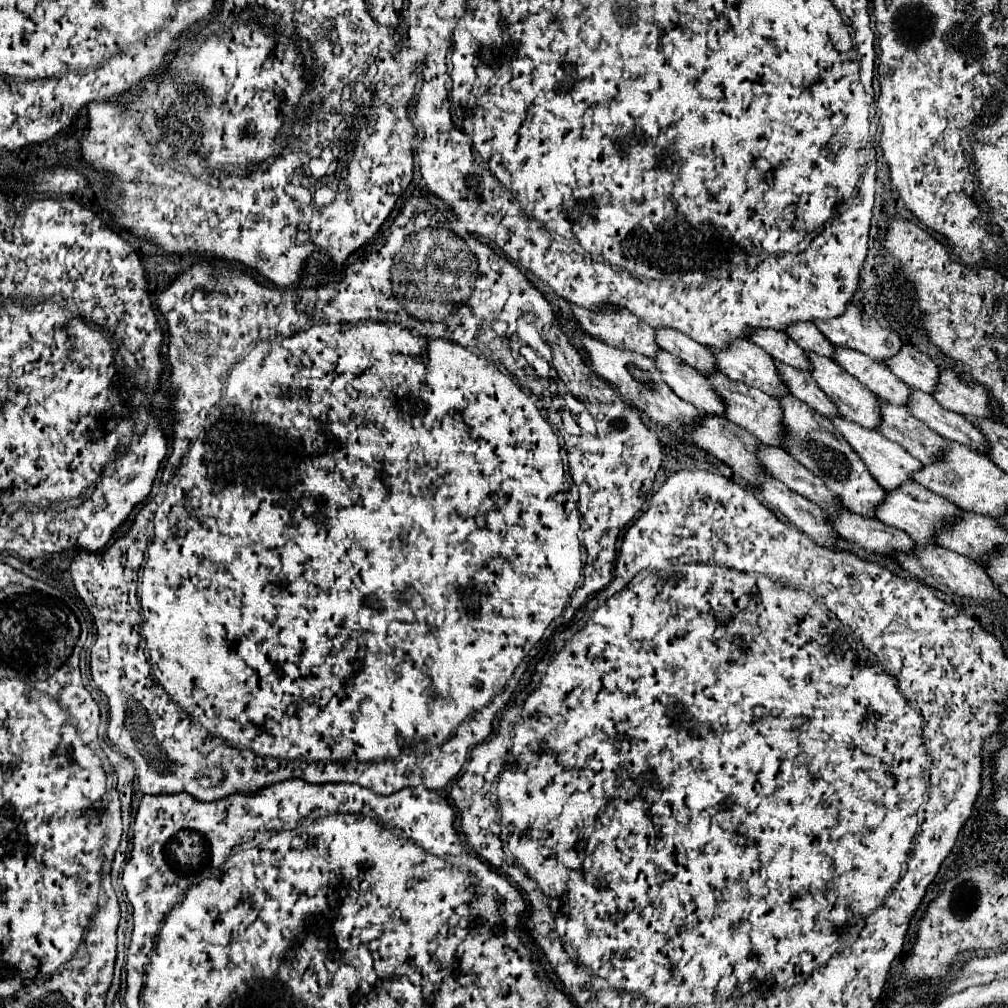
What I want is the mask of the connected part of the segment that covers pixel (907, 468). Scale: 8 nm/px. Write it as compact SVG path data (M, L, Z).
M835 417L835 419L831 419L831 423L833 423L835 429L847 439L847 443L851 445L851 449L855 449L855 453L863 459L863 463L869 467L869 473L877 479L877 483L879 483L881 487L885 487L887 491L899 487L899 485L905 483L905 481L909 481L911 475L913 475L915 471L921 469L919 459L911 457L901 445L889 441L887 437L879 435L877 431L873 431L873 429L865 429L865 427L859 427L857 423L847 421L847 419L843 419L843 417Z

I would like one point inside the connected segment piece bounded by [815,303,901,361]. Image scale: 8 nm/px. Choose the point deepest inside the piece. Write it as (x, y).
(851, 329)

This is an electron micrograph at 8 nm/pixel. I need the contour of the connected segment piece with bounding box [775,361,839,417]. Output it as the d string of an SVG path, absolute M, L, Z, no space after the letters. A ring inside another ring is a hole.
M775 361L775 367L779 367L779 375L783 375L783 383L787 383L791 395L805 401L809 407L813 407L825 417L839 415L833 401L829 401L827 395L819 389L809 371L799 371L797 367L787 367L785 363L779 361Z

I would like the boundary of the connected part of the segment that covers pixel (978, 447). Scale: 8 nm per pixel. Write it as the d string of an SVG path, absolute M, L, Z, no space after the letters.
M909 387L907 409L913 417L921 419L927 427L937 431L941 437L967 445L967 447L975 449L977 453L985 451L987 443L985 443L983 435L973 427L973 423L969 419L965 419L963 415L955 415L953 411L947 411L931 395Z

